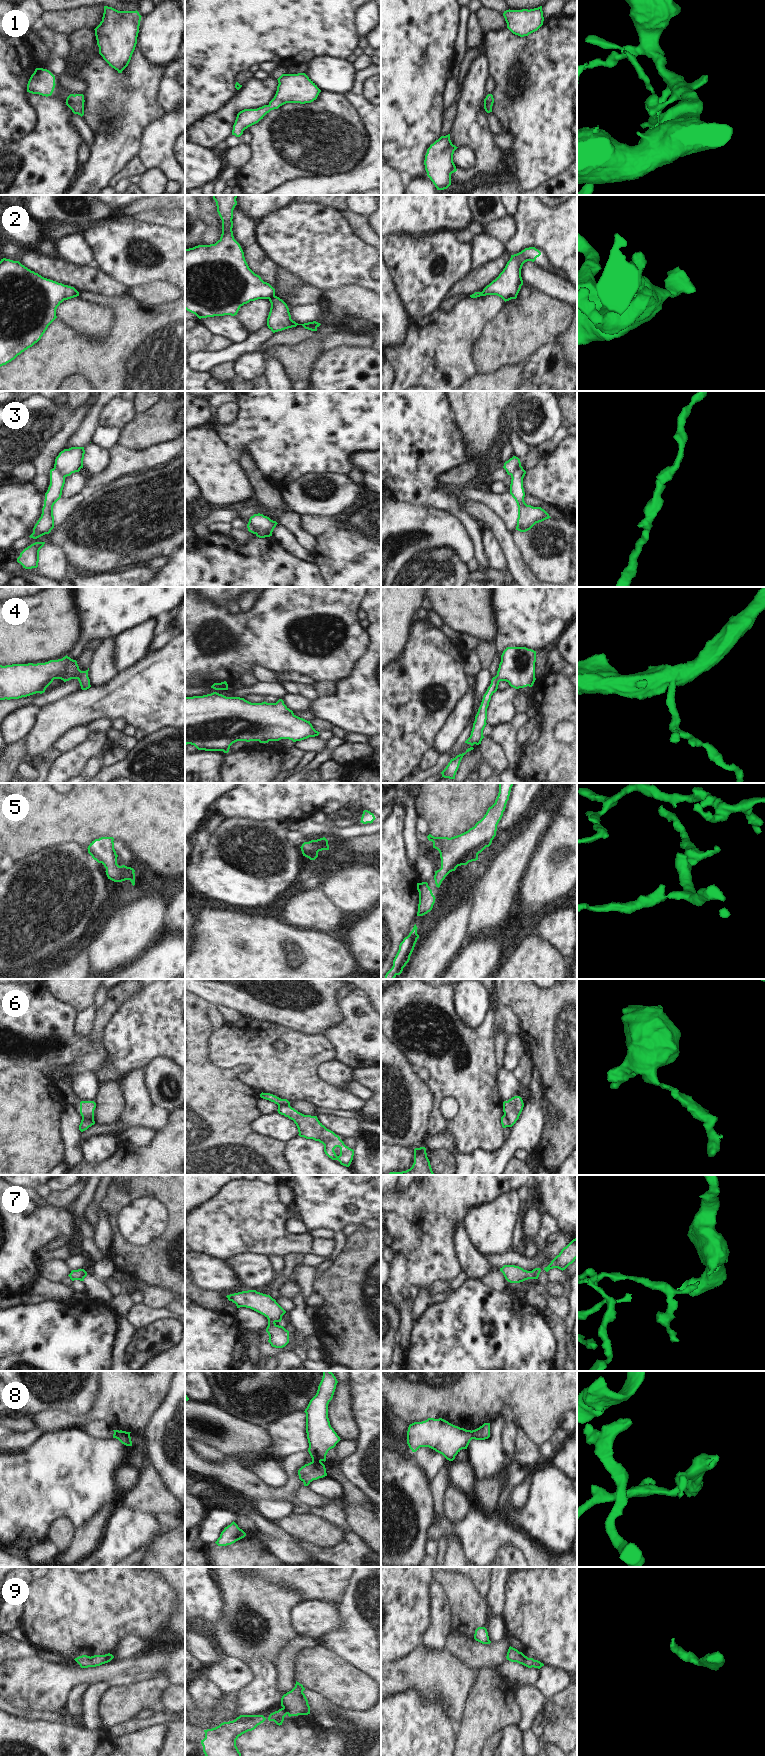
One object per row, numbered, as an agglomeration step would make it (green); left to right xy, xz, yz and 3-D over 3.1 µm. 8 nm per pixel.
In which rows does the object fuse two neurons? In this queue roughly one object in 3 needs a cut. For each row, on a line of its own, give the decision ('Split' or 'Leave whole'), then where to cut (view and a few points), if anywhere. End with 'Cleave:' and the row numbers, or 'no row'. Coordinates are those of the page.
1: Leave whole. No split
2: Split. Split along xz (274, 294), (268, 298)
3: Split. Split along xz (249, 521), (256, 528), (256, 533)
4: Leave whole. No split
5: Leave whole. No split
6: Split. Split along yz (504, 1113), (509, 1126)
7: Leave whole. No split
8: Split. Split along xz (312, 1461), (320, 1462)
9: Leave whole. No split
Cleave: 2, 3, 6, 8.

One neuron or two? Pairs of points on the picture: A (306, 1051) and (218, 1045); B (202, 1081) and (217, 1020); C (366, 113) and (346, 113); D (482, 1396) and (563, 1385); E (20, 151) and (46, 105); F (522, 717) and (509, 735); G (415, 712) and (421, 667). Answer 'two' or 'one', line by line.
A: one
B: two
C: two
D: one
E: one
F: one
G: one

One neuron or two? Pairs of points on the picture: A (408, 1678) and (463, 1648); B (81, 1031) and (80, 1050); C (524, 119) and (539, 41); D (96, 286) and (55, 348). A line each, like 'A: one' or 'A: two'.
A: two
B: two
C: one
D: two

